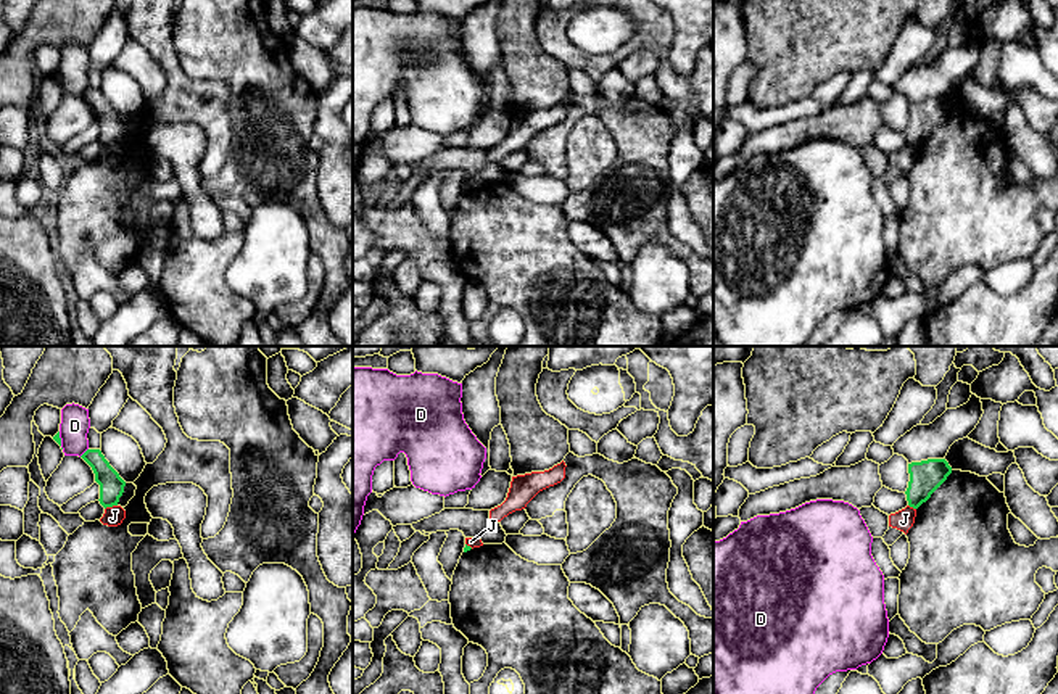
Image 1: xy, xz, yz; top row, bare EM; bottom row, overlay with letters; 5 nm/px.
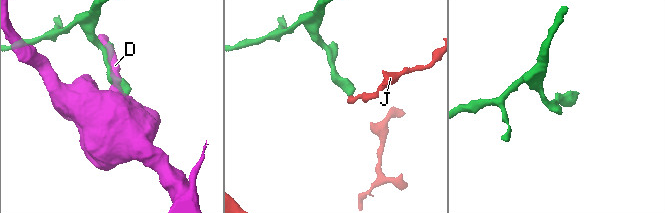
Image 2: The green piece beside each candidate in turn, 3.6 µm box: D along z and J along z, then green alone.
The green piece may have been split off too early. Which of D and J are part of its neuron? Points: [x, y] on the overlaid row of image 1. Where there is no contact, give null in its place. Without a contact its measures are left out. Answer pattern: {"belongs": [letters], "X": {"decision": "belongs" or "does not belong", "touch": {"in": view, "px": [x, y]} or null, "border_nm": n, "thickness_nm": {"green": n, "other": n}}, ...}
{"belongs": [], "D": {"decision": "does not belong", "touch": {"in": "xy", "px": [84, 453]}, "border_nm": 60, "thickness_nm": {"green": 130, "other": 150}}, "J": {"decision": "does not belong", "touch": {"in": "xy", "px": [110, 506]}, "border_nm": 70, "thickness_nm": {"green": 130, "other": 100}}}

